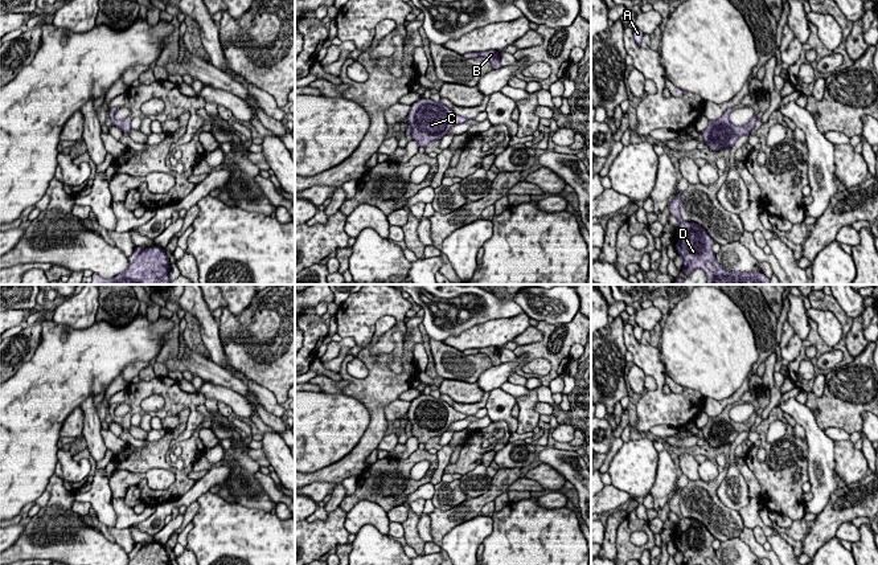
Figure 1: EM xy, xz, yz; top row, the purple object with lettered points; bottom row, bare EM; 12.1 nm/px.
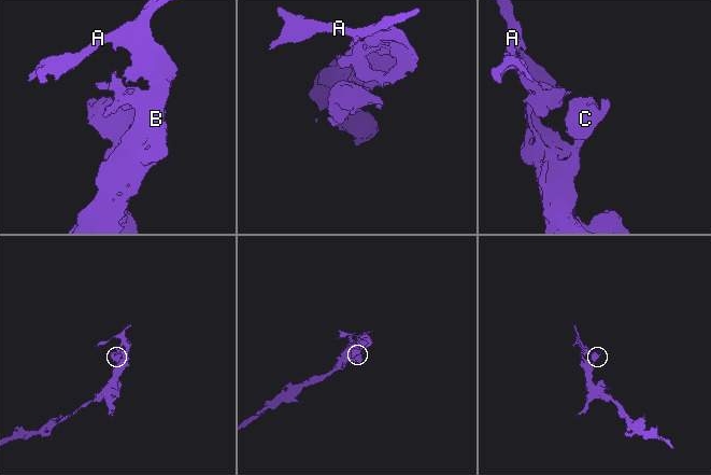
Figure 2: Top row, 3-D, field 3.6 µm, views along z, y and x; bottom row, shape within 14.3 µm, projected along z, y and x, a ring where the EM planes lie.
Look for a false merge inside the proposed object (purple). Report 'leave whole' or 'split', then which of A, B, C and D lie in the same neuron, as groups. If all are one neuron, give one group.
leave whole; groups A B C D

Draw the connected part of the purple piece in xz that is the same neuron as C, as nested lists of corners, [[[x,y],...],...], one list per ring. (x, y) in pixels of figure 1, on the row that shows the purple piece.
[[[419,99],[411,105],[406,123],[411,128],[411,139],[419,147],[442,139],[456,124],[463,124],[468,119],[455,114],[450,106],[432,99]]]

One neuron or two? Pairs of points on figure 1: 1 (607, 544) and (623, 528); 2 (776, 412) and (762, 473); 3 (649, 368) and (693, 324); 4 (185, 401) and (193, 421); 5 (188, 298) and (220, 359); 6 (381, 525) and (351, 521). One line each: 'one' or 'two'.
1: two
2: one
3: two
4: one
5: one
6: one

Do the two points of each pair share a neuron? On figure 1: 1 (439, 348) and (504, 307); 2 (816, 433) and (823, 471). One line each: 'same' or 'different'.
1: different
2: same

